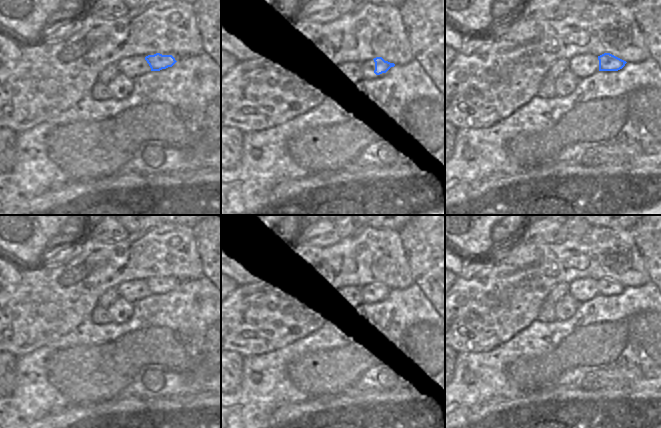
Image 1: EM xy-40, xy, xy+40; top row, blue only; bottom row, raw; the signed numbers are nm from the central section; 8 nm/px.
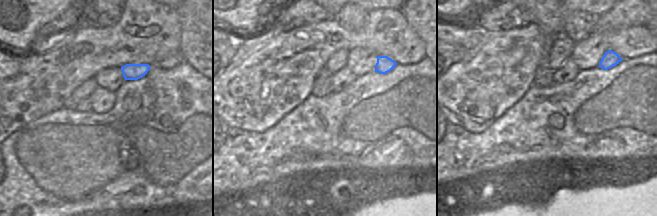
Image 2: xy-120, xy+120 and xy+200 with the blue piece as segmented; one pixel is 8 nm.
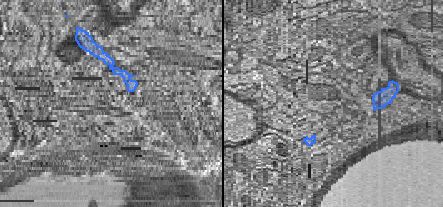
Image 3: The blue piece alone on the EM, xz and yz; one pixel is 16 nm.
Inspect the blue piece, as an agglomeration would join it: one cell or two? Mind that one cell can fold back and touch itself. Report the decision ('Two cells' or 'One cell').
One cell.

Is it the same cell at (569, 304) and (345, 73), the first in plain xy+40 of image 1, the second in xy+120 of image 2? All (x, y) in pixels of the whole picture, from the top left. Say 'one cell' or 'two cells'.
one cell

